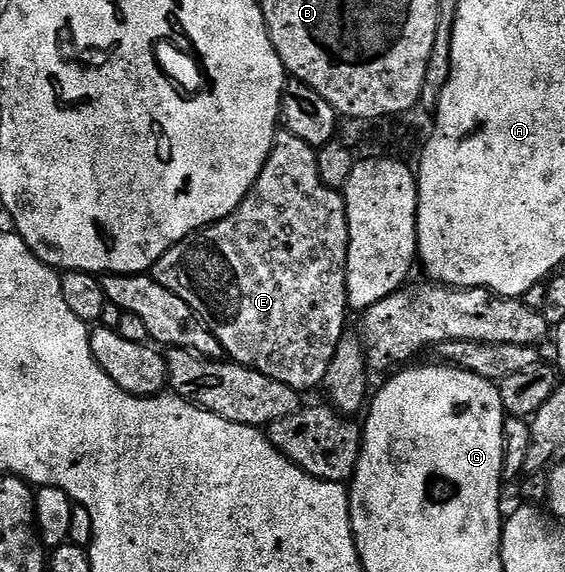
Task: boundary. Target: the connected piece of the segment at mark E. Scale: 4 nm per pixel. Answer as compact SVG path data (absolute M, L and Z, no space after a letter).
M285 130L279 131L274 138L274 148L264 162L264 170L256 178L252 190L240 202L240 206L232 214L222 220L202 228L199 232L191 232L176 246L172 246L154 263L152 275L164 290L172 290L176 298L184 298L188 306L212 330L214 337L220 342L223 353L233 363L242 364L245 368L254 368L260 374L272 378L276 382L284 382L284 386L292 386L299 394L306 394L309 388L318 388L323 378L328 374L328 366L332 362L332 354L336 354L336 346L340 346L340 338L347 331L346 314L348 307L346 301L346 263L348 262L349 226L348 214L345 210L343 193L336 188L324 186L320 182L320 170L316 166L318 157L316 149L308 142L296 138L296 134Z

